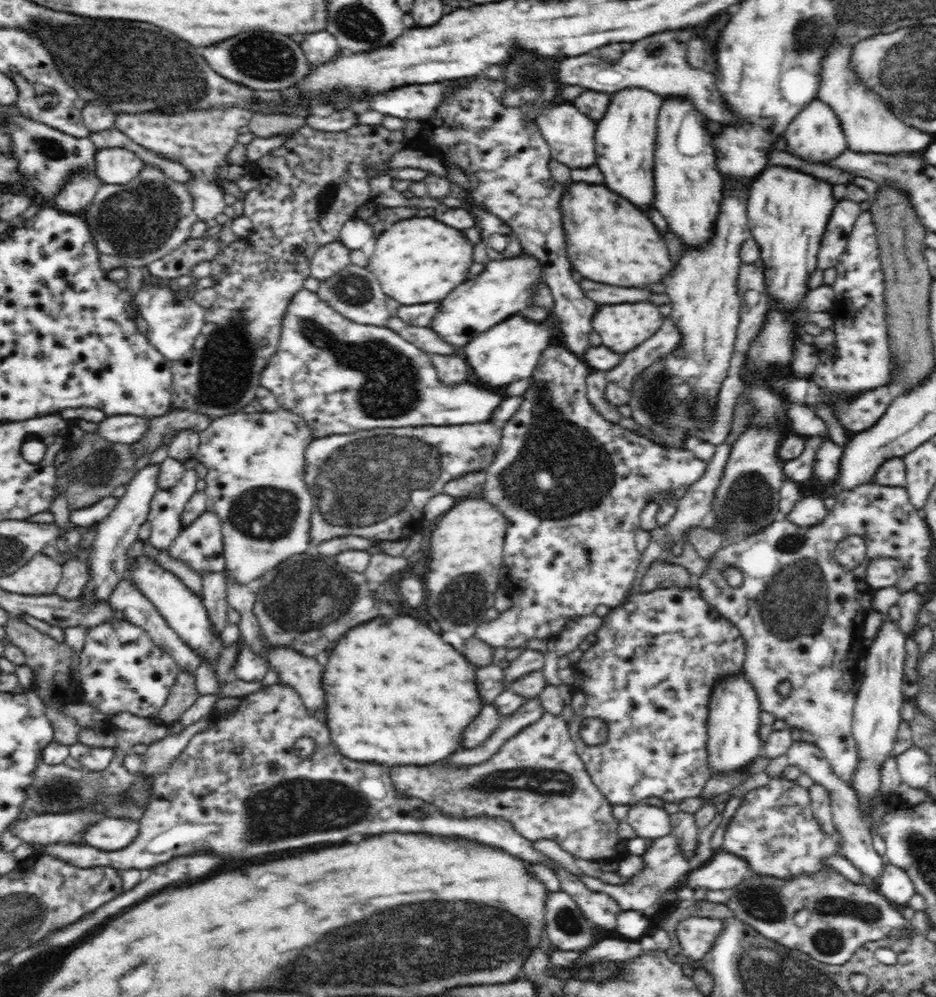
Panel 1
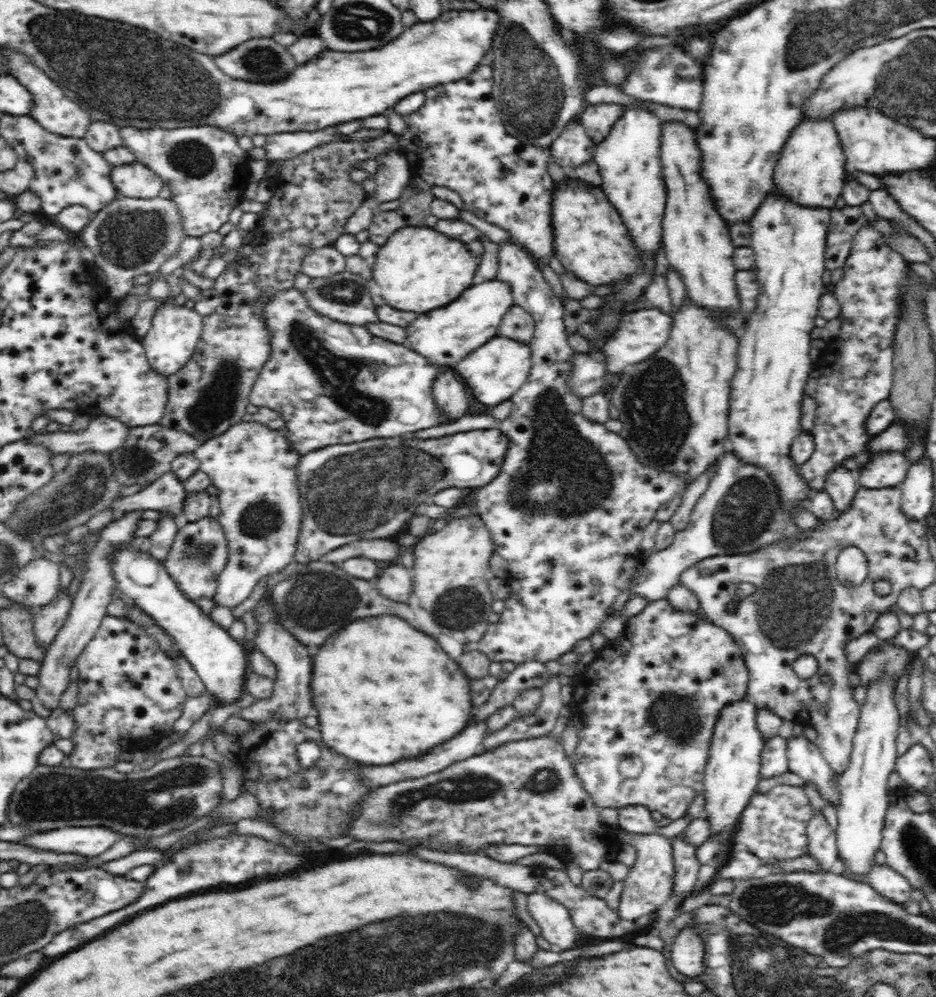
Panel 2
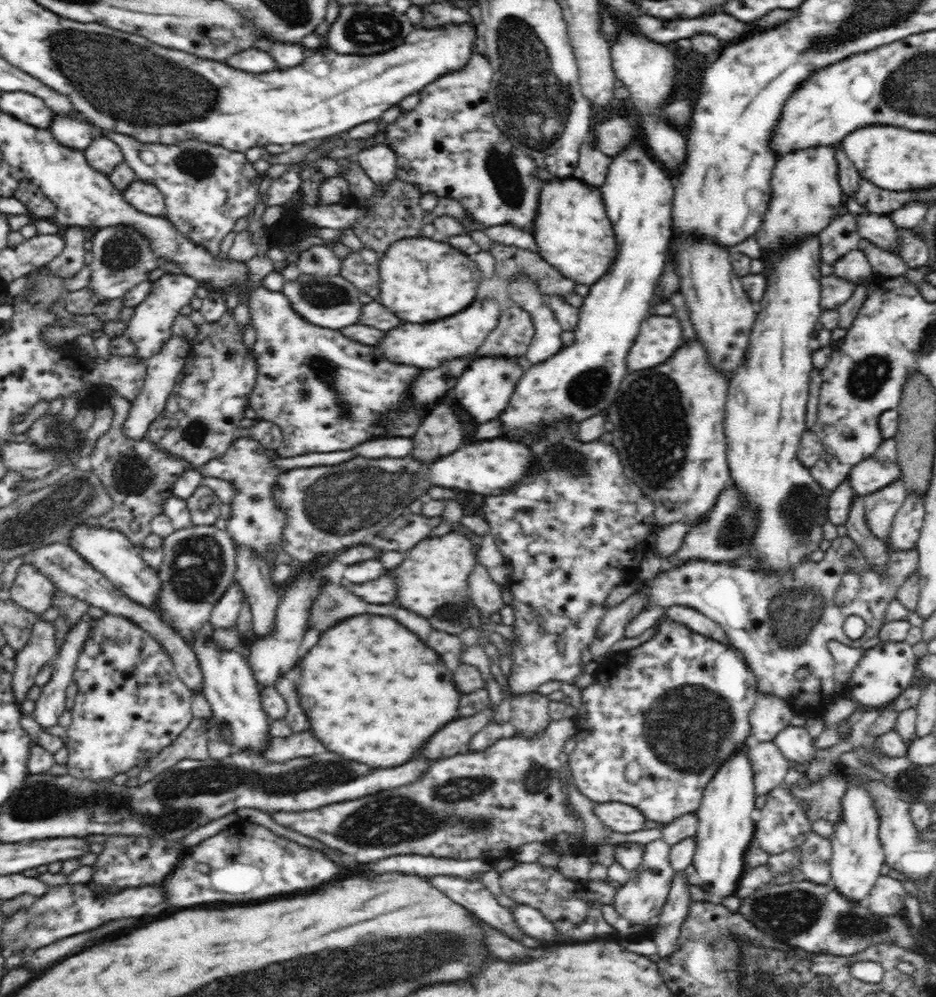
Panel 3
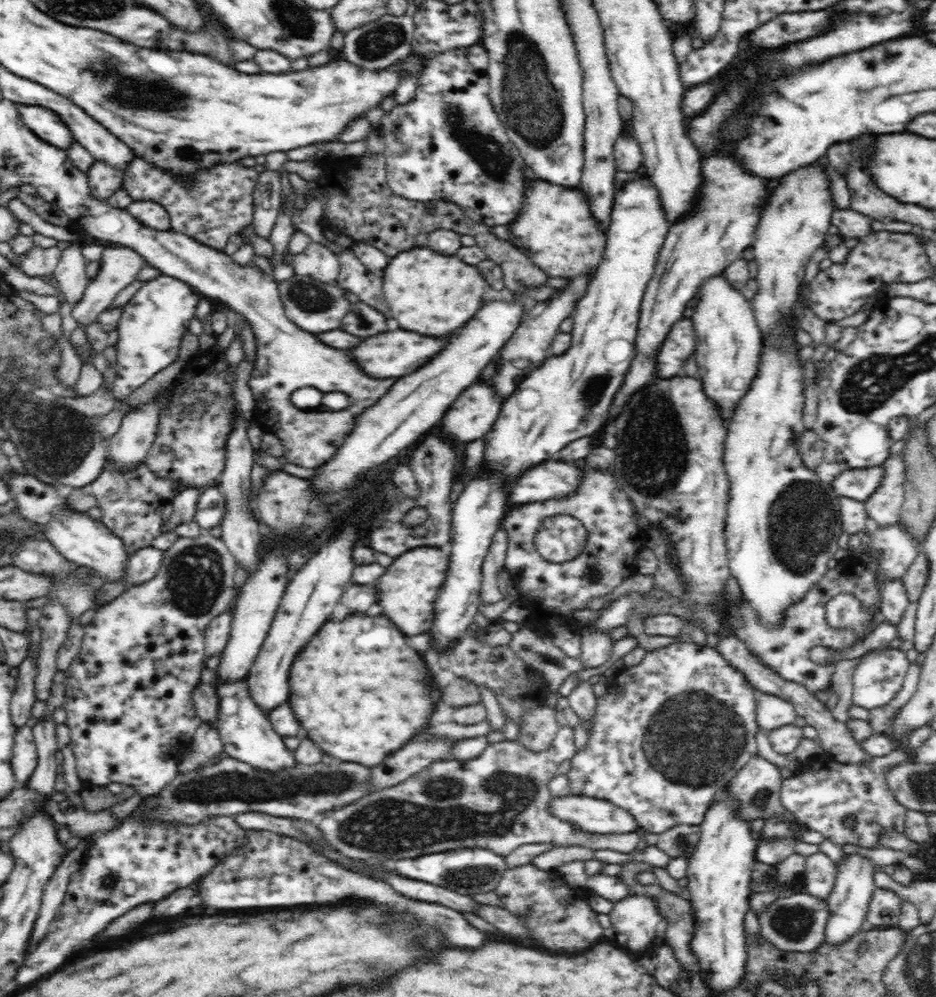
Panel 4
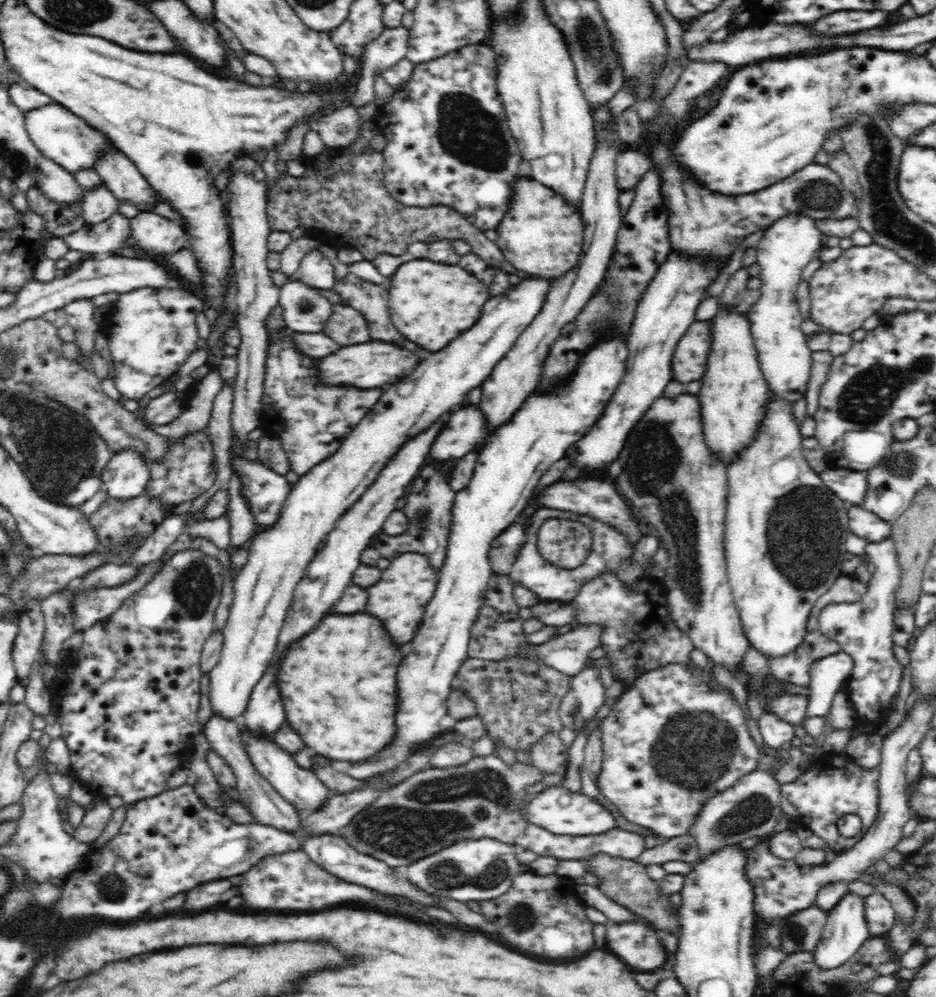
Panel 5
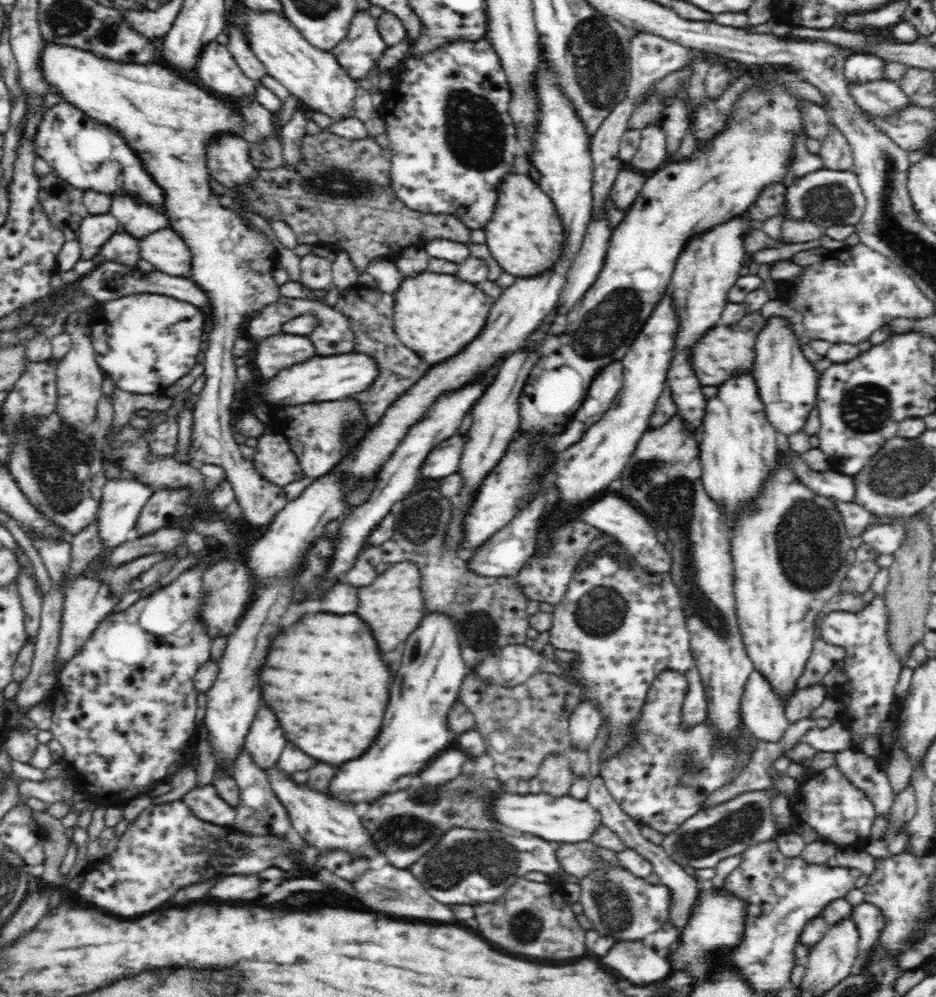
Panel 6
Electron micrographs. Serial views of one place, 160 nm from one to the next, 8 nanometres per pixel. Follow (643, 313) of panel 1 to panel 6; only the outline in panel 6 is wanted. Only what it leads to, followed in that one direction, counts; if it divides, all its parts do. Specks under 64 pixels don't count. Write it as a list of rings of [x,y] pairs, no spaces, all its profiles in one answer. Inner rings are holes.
[[[749,311],[738,324],[722,326],[717,324],[700,341],[690,348],[690,365],[703,386],[718,386],[726,382],[730,376],[742,374],[742,372],[753,372],[754,364],[754,342],[759,333],[766,326],[766,318],[758,311]]]

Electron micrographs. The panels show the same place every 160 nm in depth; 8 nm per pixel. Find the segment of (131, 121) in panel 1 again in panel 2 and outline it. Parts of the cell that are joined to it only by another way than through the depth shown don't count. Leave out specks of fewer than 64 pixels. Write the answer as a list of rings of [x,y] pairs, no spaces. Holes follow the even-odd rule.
[[[213,125],[119,130],[123,146],[134,154],[135,160],[153,170],[170,187],[186,236],[219,232],[228,222],[230,211],[244,198],[243,189],[249,182],[250,158],[238,145],[238,138]]]

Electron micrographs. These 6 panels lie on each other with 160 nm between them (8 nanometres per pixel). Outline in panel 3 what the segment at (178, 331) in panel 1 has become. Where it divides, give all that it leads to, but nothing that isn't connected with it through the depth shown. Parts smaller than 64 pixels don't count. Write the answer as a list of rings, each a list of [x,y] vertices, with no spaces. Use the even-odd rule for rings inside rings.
[[[172,336],[164,343],[162,350],[158,354],[150,356],[146,360],[147,373],[142,390],[137,399],[131,404],[131,409],[123,424],[123,433],[127,438],[140,440],[140,438],[147,436],[150,424],[153,424],[154,420],[158,418],[158,414],[162,412],[162,408],[164,408],[170,392],[172,392],[178,378],[182,375],[192,343],[183,338]]]

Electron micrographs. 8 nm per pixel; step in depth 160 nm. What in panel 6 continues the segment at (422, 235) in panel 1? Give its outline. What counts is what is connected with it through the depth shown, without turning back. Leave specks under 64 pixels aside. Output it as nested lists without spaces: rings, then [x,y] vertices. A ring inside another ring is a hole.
[[[420,272],[416,276],[404,278],[393,293],[393,327],[398,339],[418,352],[428,364],[438,364],[456,356],[482,332],[490,306],[495,299],[482,292],[477,285],[462,282],[456,274],[440,272]]]

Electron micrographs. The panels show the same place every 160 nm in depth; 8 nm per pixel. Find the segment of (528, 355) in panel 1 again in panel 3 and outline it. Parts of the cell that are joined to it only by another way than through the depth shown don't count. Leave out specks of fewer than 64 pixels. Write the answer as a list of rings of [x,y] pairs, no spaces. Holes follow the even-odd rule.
[[[482,356],[473,358],[470,366],[460,374],[460,382],[454,388],[454,400],[462,410],[466,410],[476,424],[486,424],[496,420],[504,412],[512,398],[514,389],[526,367],[522,367],[518,357]]]

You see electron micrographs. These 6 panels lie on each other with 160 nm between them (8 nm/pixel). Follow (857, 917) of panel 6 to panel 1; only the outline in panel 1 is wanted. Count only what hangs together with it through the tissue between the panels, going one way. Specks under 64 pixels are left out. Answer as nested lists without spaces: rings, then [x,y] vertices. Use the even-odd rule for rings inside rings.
[[[886,863],[876,882],[877,890],[897,906],[907,906],[907,902],[916,893],[906,872],[890,863]]]

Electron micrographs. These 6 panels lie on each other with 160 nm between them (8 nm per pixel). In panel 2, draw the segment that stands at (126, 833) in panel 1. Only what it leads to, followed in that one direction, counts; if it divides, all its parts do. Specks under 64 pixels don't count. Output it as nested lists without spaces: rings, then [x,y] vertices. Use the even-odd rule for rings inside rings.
[[[104,826],[88,828],[58,828],[58,830],[32,833],[20,840],[22,846],[33,846],[38,850],[51,850],[56,854],[79,854],[80,856],[98,856],[106,852],[122,834],[112,832]]]

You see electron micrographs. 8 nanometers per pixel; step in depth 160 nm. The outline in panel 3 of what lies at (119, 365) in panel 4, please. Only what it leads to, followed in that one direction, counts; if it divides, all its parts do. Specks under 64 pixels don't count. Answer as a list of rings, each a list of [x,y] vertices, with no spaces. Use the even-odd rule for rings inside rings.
[[[165,273],[152,283],[150,293],[145,300],[135,306],[134,315],[126,327],[126,338],[132,345],[134,344],[137,360],[146,361],[150,356],[154,356],[162,350],[164,343],[173,336],[170,328],[172,328],[176,316],[180,314],[181,308],[190,304],[199,285],[200,282],[191,276],[173,273]]]

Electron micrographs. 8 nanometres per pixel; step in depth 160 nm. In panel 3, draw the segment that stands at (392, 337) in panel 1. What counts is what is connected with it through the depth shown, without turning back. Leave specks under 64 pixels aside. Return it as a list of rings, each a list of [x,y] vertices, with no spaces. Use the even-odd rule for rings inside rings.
[[[264,285],[247,294],[251,324],[256,331],[253,346],[257,377],[249,396],[256,418],[279,426],[283,441],[276,449],[280,458],[310,452],[350,450],[372,434],[410,438],[422,416],[408,410],[408,394],[422,368],[400,366],[384,358],[374,358],[374,348],[342,335],[341,331],[322,328],[302,318],[282,291],[269,291]],[[378,422],[388,422],[388,432],[380,432]]]

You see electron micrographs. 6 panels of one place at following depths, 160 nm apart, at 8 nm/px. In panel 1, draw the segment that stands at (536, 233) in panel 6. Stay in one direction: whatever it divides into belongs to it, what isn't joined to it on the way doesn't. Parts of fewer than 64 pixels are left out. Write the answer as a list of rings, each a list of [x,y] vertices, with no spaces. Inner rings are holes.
[[[569,181],[565,187],[567,191],[562,196],[560,209],[566,252],[574,270],[584,278],[612,286],[638,288],[660,282],[662,276],[672,272],[666,244],[656,232],[653,221],[628,200],[604,184]]]

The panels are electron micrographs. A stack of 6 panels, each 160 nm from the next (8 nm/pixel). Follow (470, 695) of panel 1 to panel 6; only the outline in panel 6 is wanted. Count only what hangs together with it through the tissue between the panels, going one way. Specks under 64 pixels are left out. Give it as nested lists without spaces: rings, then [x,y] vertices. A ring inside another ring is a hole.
[[[306,614],[290,628],[282,630],[270,646],[270,656],[260,672],[262,698],[282,724],[286,740],[294,742],[308,756],[326,762],[342,764],[362,756],[382,728],[382,718],[388,706],[388,682],[392,674],[382,660],[370,628],[354,614]]]

